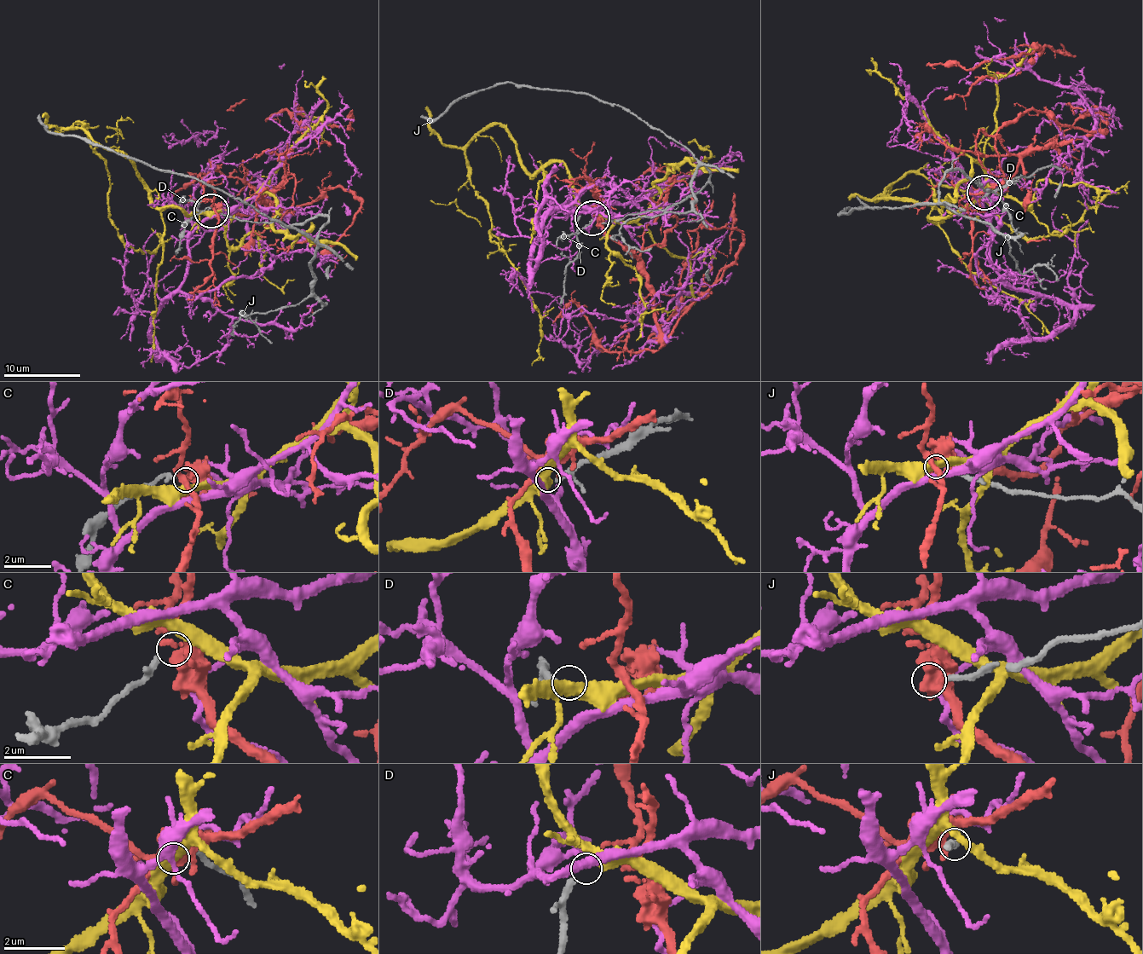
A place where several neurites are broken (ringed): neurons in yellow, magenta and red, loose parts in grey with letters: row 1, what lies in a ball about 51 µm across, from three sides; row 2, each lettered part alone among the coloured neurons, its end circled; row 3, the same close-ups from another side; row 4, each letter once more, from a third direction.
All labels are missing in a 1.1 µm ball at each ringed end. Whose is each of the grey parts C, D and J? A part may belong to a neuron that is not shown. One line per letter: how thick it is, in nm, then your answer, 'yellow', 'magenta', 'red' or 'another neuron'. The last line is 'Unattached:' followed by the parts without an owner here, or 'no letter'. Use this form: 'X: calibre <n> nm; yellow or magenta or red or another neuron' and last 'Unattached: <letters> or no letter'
C: calibre 180 nm; another neuron
D: calibre 160 nm; yellow
J: calibre 150 nm; another neuron
Unattached: C, J

